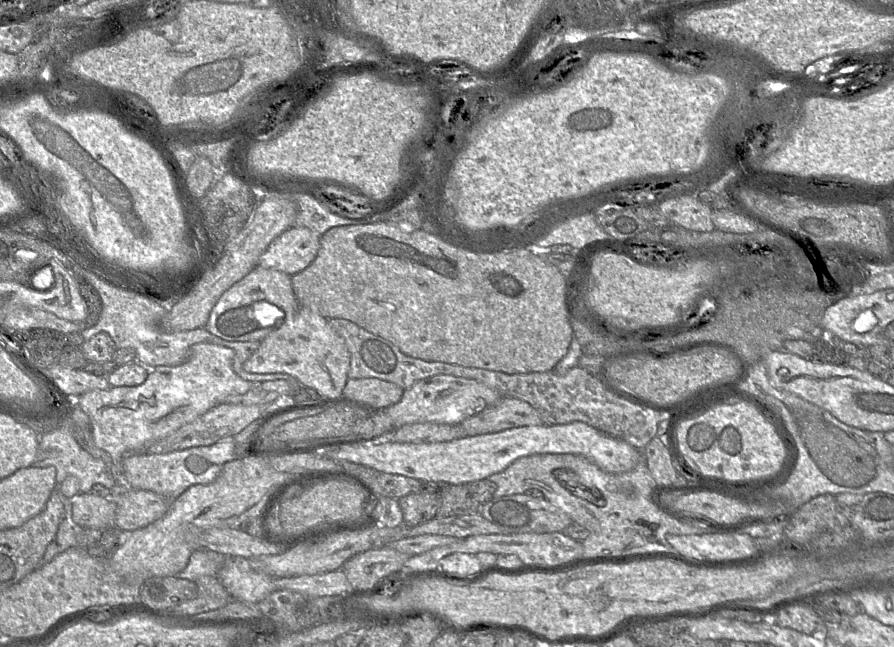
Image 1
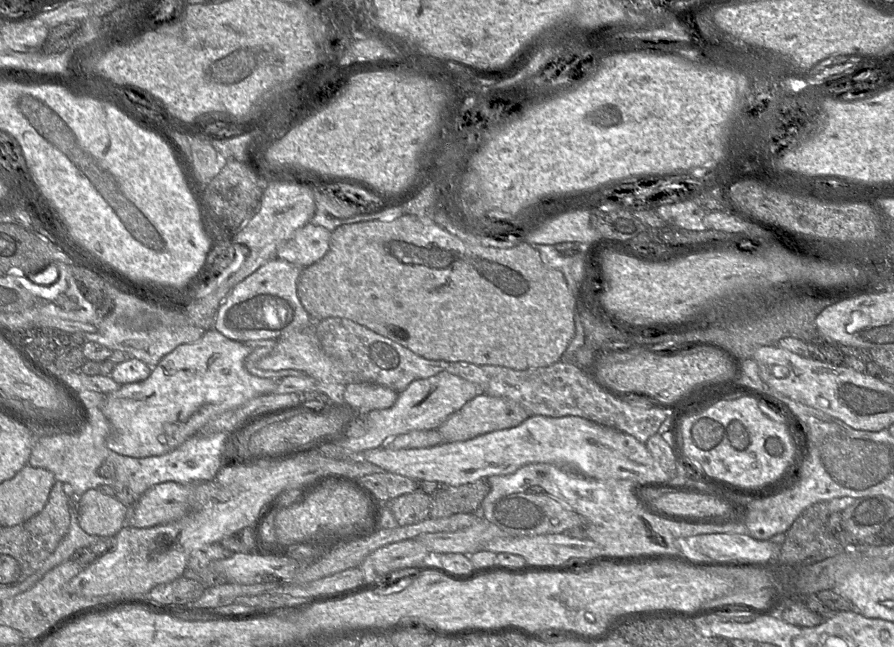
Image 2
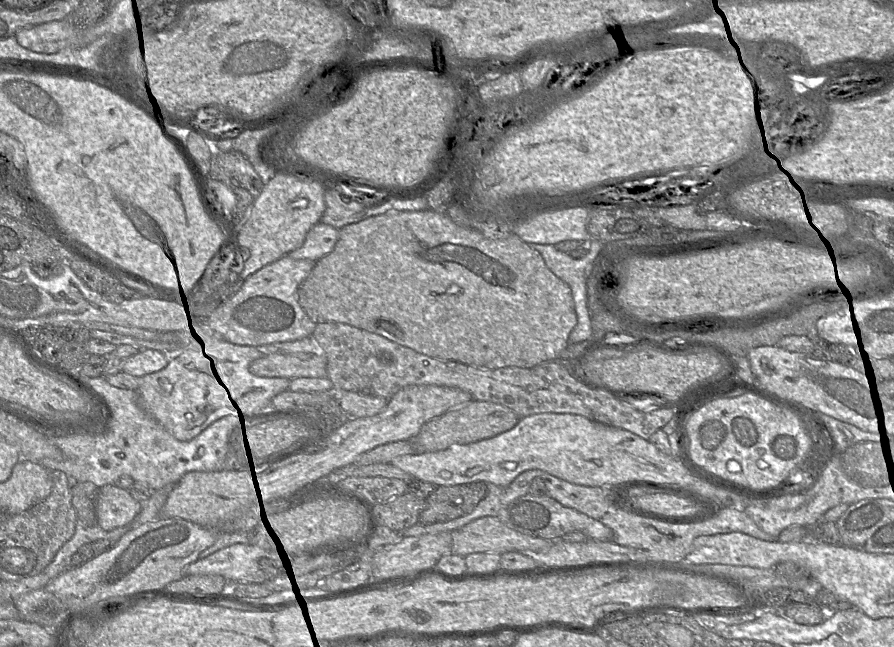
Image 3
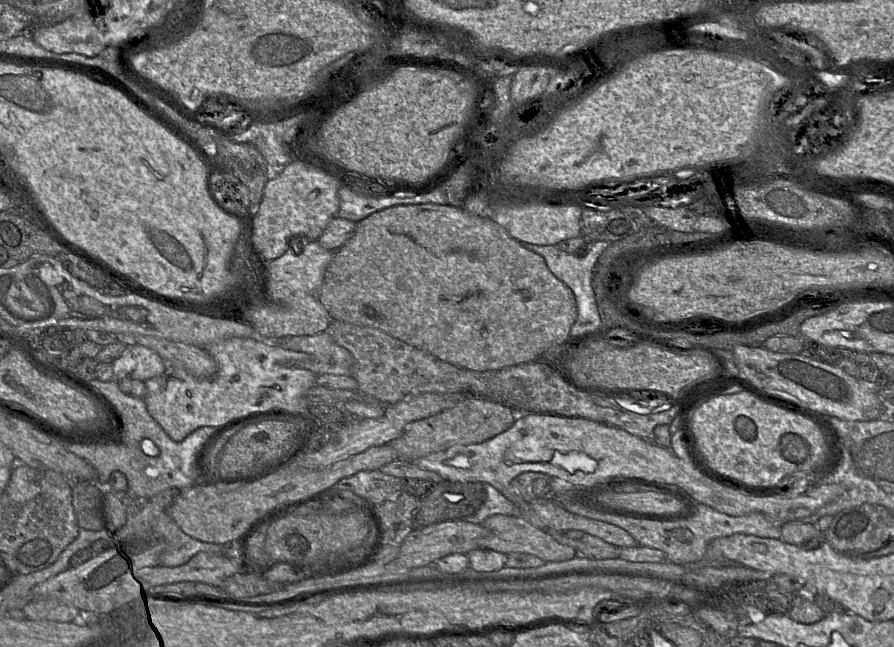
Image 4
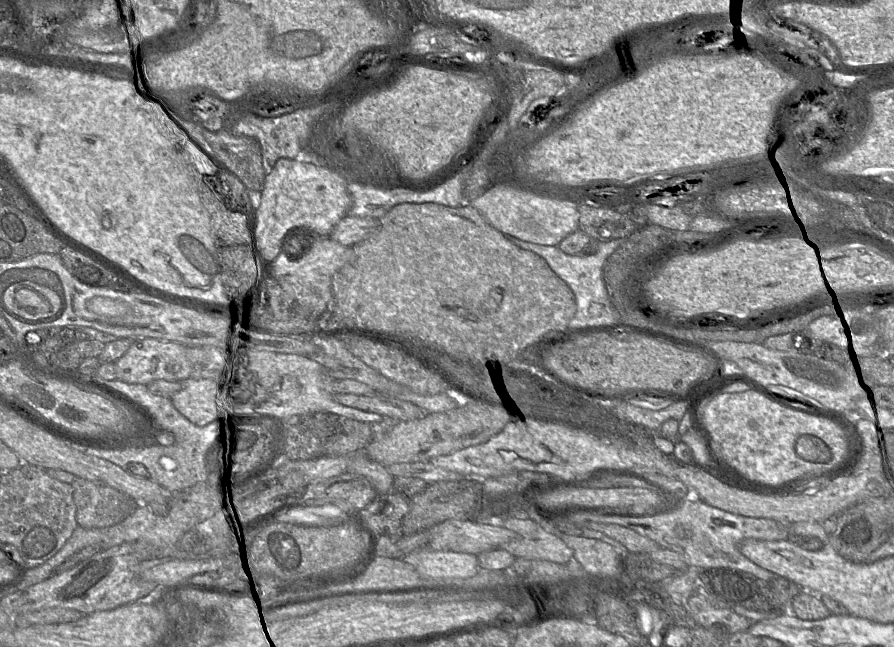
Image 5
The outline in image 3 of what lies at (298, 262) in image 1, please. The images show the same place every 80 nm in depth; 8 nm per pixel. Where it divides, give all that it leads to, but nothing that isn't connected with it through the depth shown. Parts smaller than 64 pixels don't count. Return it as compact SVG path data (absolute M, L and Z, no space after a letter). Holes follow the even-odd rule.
M319 222L308 232L303 244L288 256L295 260L318 261L333 251L338 239L338 229Z

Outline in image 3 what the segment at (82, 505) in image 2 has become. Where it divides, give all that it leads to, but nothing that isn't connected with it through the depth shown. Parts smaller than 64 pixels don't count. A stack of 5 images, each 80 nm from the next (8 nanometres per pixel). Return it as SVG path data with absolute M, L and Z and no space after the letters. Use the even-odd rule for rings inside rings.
M114 484L99 489L95 497L96 525L107 531L129 525L140 510L141 503Z

